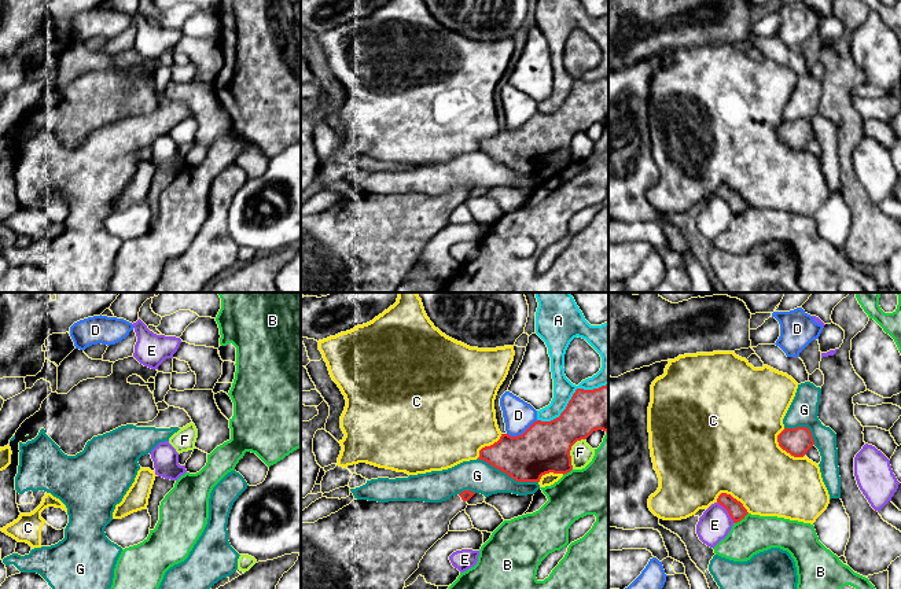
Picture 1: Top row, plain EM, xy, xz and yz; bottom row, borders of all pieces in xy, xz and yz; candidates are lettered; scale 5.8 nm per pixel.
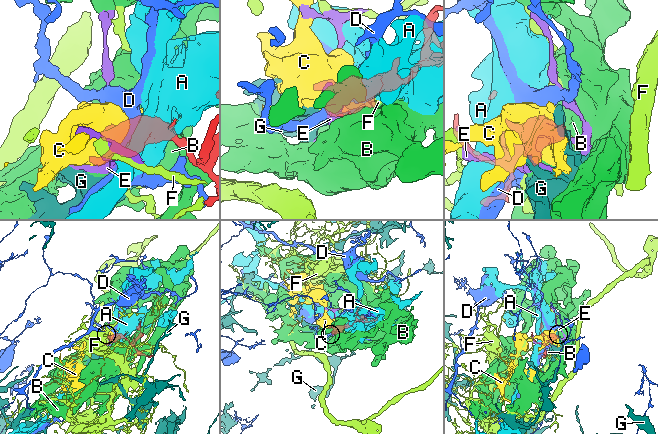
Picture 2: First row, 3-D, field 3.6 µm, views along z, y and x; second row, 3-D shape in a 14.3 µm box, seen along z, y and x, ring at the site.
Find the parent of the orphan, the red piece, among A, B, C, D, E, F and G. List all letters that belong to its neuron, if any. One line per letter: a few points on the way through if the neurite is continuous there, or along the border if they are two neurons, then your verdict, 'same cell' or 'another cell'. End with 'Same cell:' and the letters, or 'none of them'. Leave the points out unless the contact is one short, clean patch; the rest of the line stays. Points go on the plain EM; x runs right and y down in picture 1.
A: another cell
B: another cell
C: another cell
D: another cell
E: another cell
F: another cell
G: another cell
Same cell: none of them

